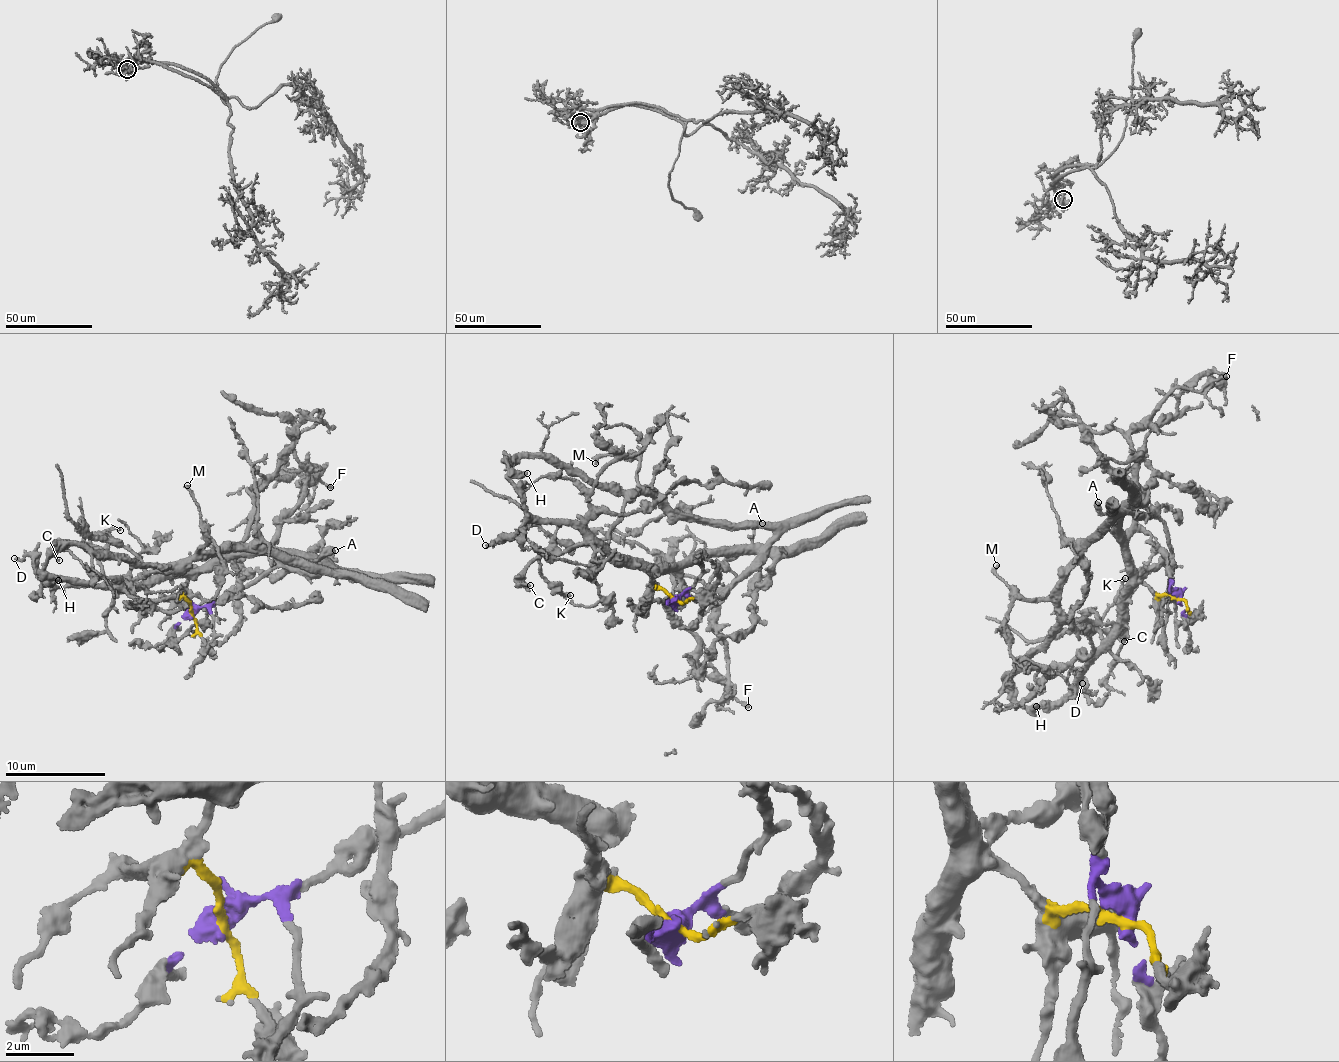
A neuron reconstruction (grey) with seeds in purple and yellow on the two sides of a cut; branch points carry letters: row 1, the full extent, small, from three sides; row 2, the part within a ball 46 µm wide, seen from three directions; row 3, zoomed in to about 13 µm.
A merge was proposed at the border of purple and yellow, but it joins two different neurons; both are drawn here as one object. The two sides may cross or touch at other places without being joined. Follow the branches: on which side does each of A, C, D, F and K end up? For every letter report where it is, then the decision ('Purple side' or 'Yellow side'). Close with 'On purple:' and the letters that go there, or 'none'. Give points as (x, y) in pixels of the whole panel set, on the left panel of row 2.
A: Place: (335, 550). Yellow side
C: Place: (59, 560). Yellow side
D: Place: (14, 558). Yellow side
F: Place: (330, 487). Purple side
K: Place: (120, 530). Yellow side
On purple: F

